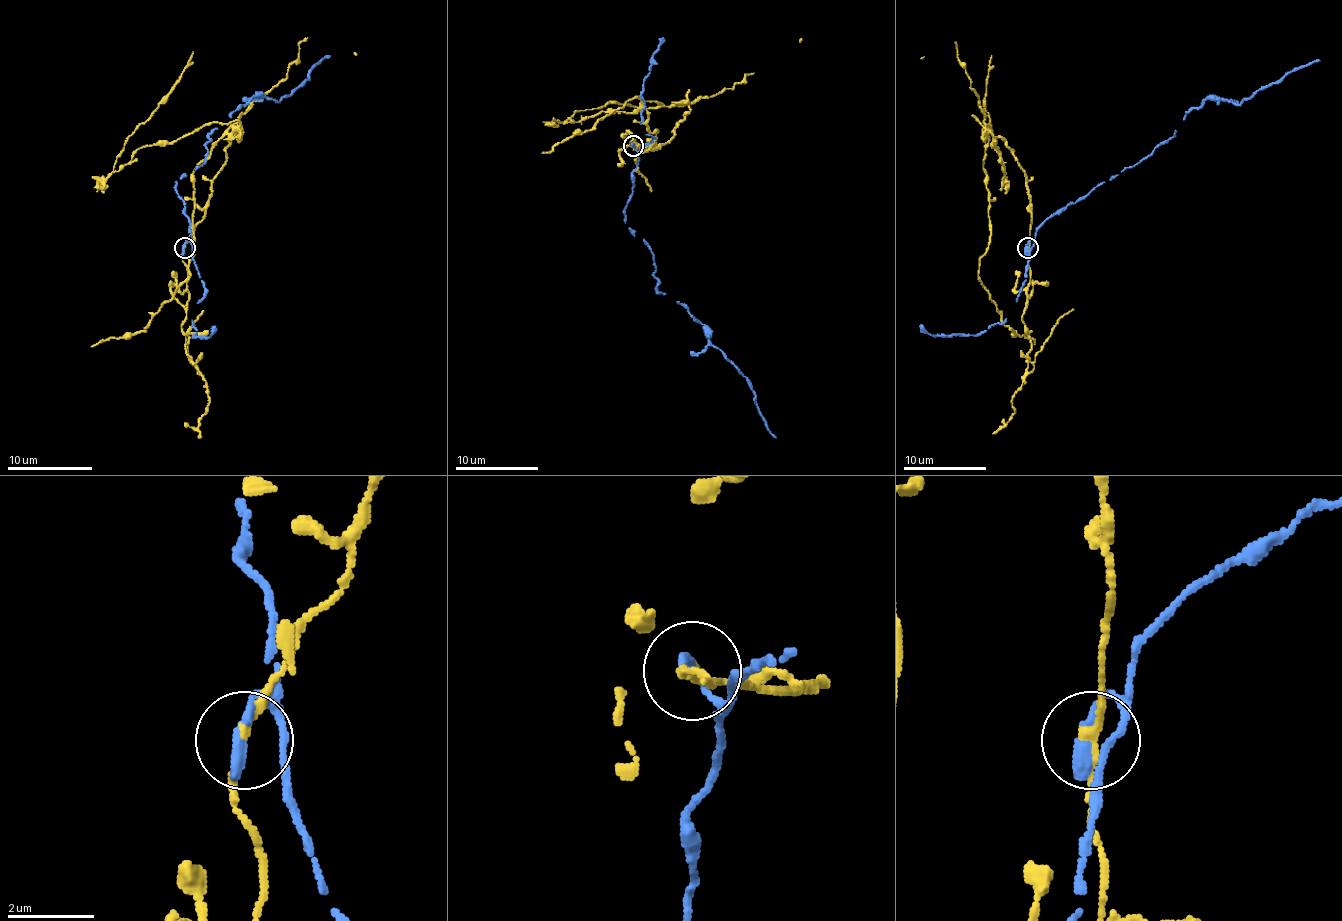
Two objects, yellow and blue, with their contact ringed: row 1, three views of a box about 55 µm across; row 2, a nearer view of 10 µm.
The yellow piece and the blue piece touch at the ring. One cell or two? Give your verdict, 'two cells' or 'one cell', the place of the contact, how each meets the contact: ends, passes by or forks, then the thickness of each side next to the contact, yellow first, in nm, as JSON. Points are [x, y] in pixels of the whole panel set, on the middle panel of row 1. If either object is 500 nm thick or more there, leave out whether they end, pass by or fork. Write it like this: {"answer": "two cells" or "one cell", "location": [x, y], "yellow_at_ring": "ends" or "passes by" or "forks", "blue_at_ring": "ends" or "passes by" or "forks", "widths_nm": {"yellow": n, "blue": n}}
{"answer": "two cells", "location": [633, 146], "yellow_at_ring": "passes by", "blue_at_ring": "ends", "widths_nm": {"yellow": 200, "blue": 380}}

